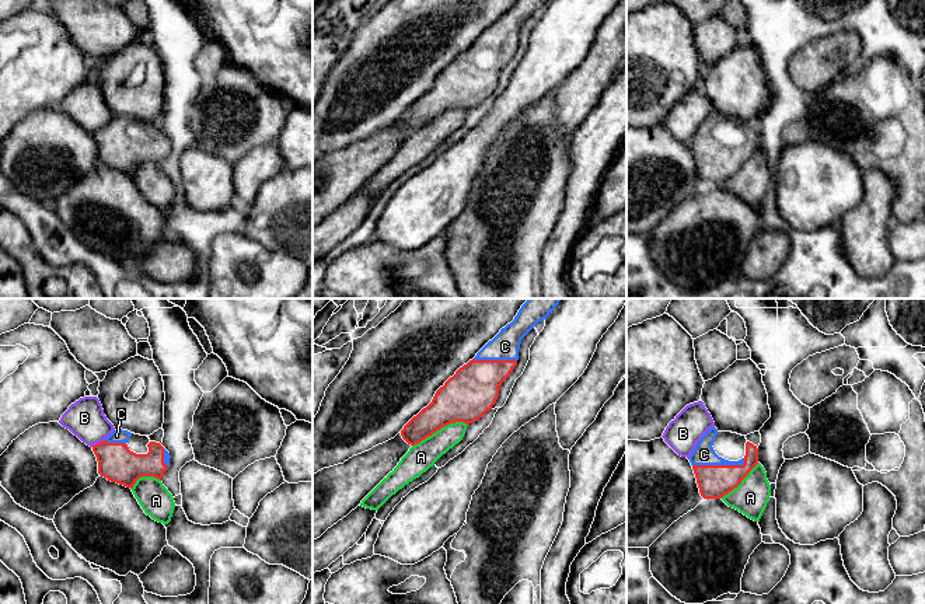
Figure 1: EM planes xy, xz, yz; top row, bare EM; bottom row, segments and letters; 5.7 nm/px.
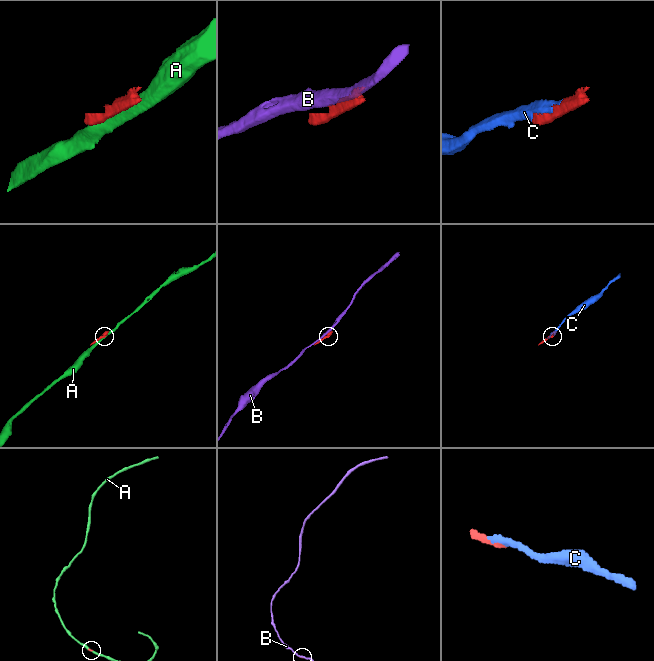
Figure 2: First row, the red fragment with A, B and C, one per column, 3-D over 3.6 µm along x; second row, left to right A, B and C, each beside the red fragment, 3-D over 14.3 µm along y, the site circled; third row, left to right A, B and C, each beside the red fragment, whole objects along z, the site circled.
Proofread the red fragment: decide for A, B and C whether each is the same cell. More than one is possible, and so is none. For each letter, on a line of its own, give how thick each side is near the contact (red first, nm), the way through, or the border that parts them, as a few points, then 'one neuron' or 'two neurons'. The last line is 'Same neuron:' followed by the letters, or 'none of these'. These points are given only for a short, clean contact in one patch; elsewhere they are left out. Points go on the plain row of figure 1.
A: 280 nm thick on the red side, 160 nm on the other; two neurons
B: 220 nm thick on the red side, 220 nm on the other; two neurons
C: 190 nm thick on the red side, 130 nm on the other; one neuron
Same neuron: C

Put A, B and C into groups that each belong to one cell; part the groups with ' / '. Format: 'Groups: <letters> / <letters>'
Groups: A / B / C

